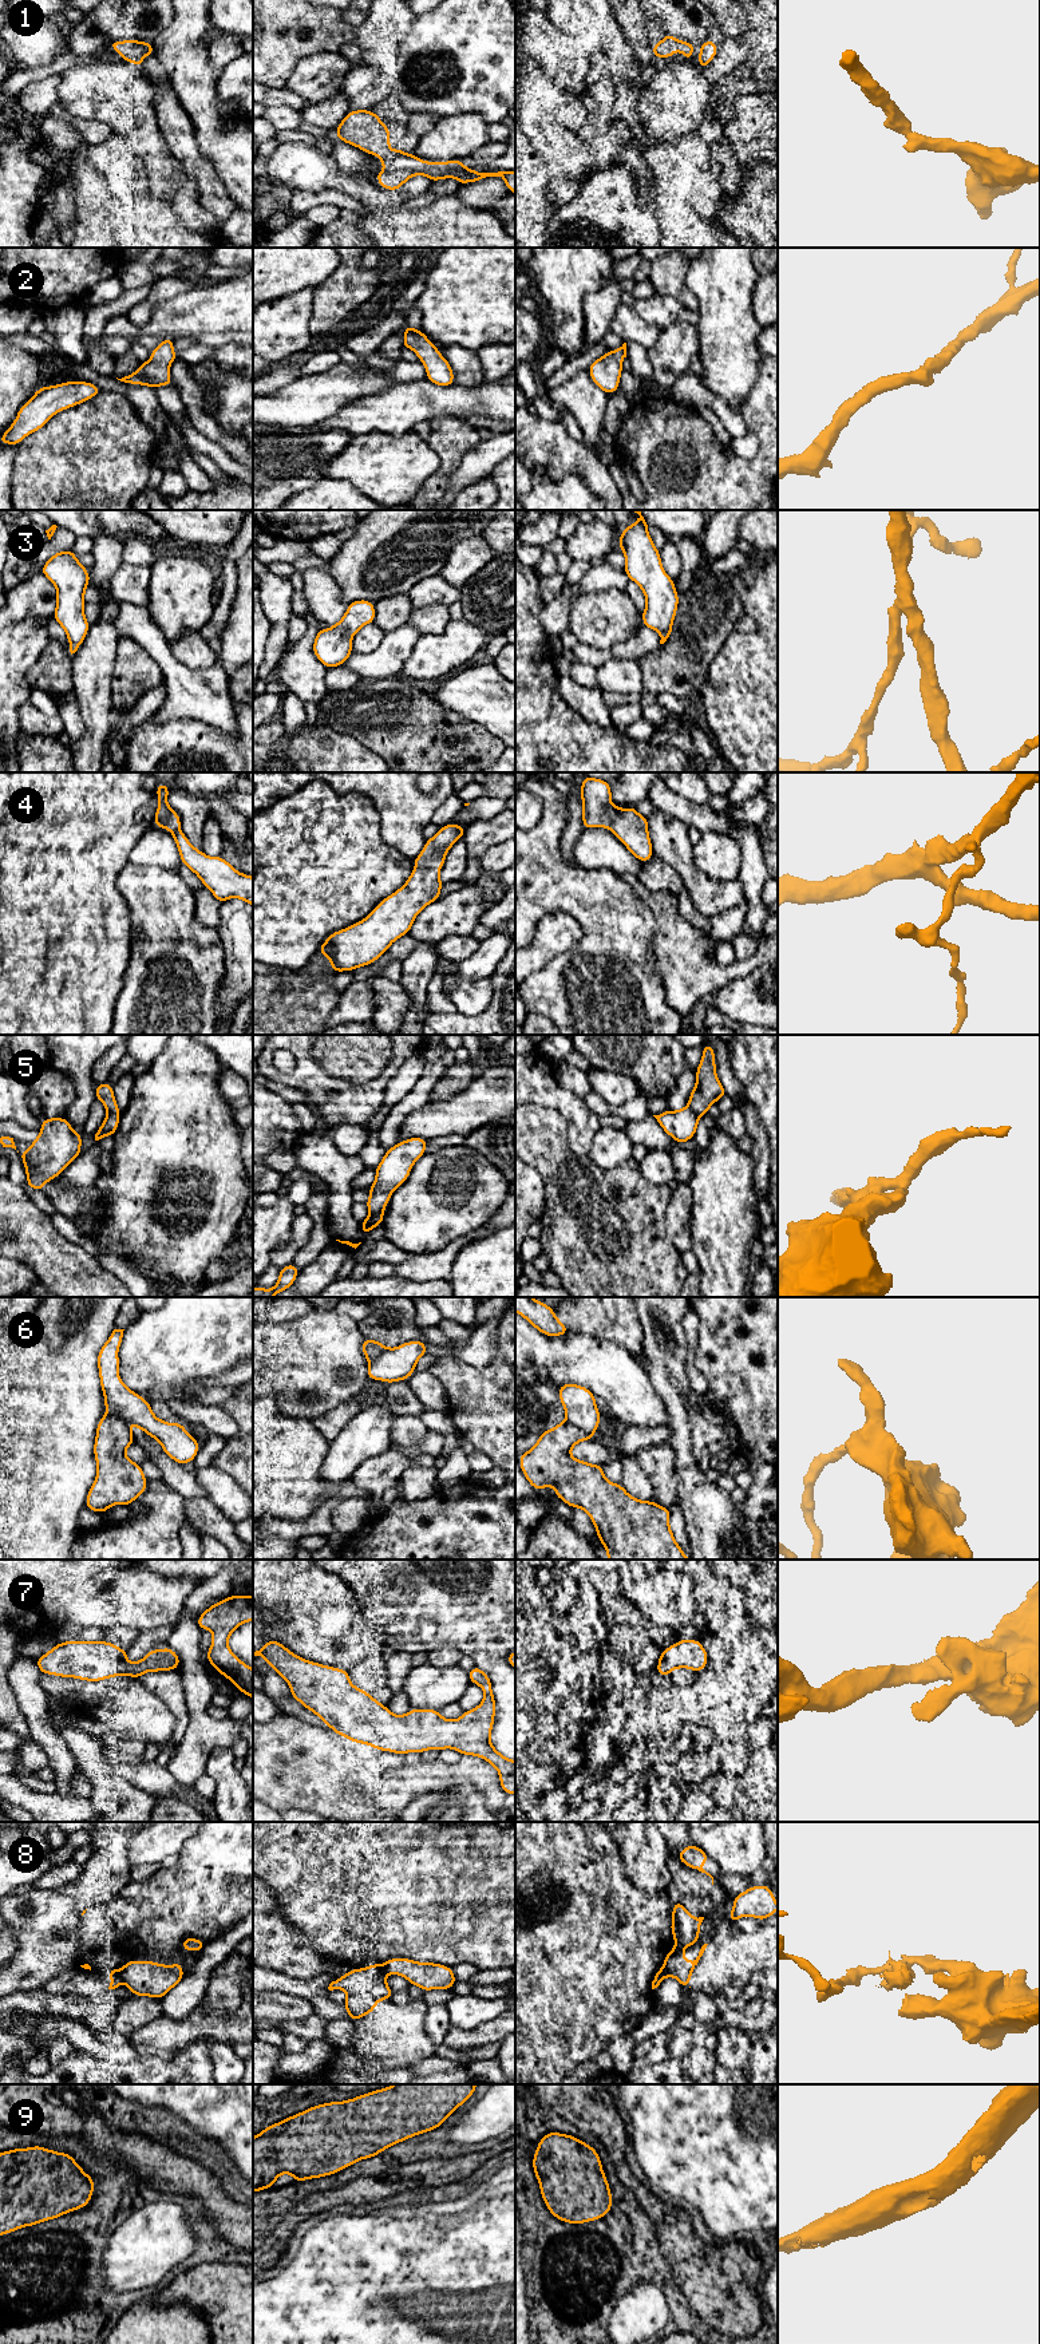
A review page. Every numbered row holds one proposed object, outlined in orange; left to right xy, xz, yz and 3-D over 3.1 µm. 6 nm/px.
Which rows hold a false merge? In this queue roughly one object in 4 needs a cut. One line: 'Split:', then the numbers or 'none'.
Split: 5, 6, 8

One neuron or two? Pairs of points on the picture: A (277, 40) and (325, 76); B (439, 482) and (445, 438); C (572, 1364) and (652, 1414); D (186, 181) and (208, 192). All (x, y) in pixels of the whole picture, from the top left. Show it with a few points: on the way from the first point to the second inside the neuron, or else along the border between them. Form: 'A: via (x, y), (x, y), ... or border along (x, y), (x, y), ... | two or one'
A: border along (332, 51), (317, 51), (303, 56), (284, 85) | two
B: via (445, 471), (446, 449) | one
C: via (592, 1364), (604, 1367), (632, 1395) | one
D: border along (186, 173), (196, 185), (198, 202), (212, 213) | two

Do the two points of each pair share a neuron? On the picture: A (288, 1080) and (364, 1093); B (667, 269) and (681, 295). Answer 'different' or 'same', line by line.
A: same
B: same

